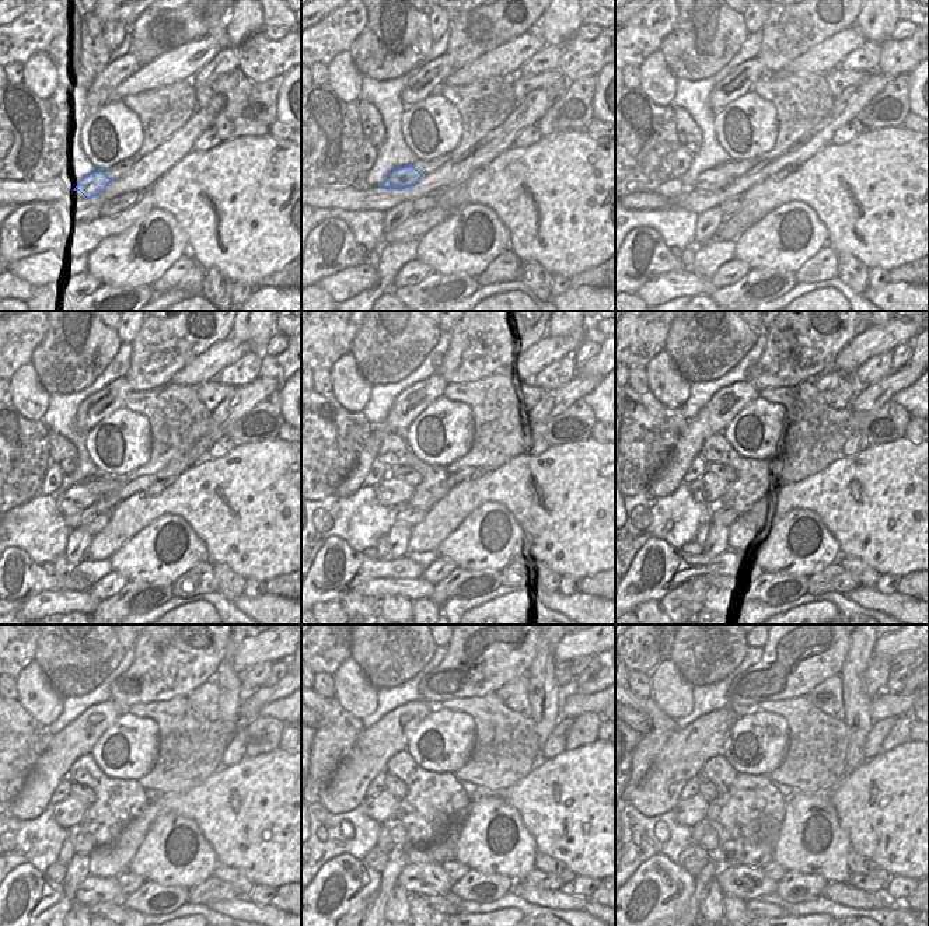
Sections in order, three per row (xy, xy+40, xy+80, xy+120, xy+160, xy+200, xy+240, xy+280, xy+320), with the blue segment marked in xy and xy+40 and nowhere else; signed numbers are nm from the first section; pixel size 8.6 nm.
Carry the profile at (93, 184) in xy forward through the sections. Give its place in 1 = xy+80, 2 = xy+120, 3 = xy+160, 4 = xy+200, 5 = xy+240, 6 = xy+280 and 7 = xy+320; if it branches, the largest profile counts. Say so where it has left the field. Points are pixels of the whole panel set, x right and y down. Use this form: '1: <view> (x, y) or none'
1: xy+80 (711, 180)
2: xy+120 (79, 496)
3: xy+160 (391, 493)
4: xy+200 (702, 492)
5: xy+240 (69, 813)
6: xy+280 (381, 809)
7: xy+320 (694, 810)

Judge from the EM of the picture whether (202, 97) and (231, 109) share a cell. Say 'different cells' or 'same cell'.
same cell

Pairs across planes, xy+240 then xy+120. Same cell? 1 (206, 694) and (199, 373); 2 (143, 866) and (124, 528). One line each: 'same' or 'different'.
1: different
2: different

